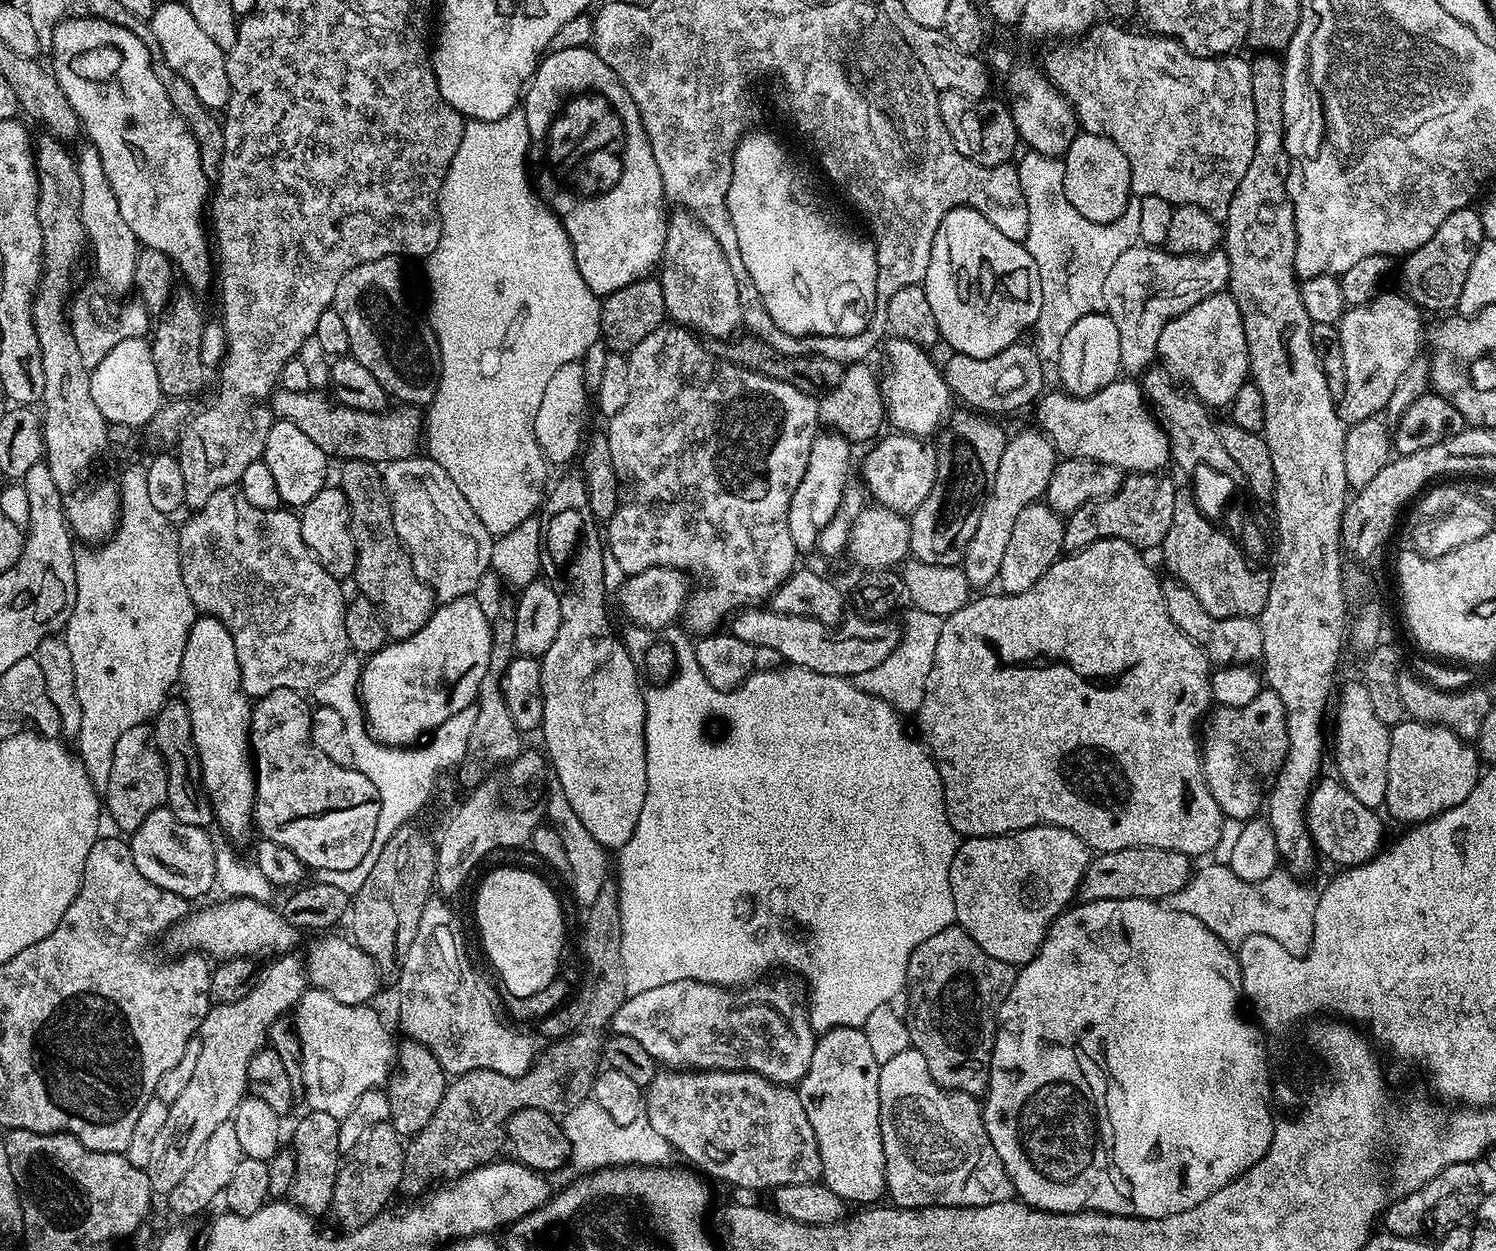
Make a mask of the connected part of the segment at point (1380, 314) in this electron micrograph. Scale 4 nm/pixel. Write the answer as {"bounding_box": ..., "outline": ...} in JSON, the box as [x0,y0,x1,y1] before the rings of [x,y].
{"bounding_box":[1338,290,1421,425],"outline":[[[1389,290],[1365,304],[1349,307],[1339,319],[1342,366],[1346,370],[1346,378],[1344,394],[1338,400],[1338,411],[1349,425],[1385,411],[1398,378],[1421,351],[1420,315],[1421,309],[1412,299]]]}

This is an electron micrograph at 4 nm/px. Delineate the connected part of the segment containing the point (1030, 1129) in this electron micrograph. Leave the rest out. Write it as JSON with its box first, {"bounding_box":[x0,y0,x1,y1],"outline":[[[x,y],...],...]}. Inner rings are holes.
{"bounding_box":[982,898,1272,1220],"outline":[[[1138,898],[1089,900],[1077,903],[1061,912],[1055,922],[1048,927],[1048,933],[1038,954],[1030,963],[1023,965],[1017,971],[1014,986],[1008,997],[1000,1003],[1000,1012],[996,1016],[996,1041],[992,1047],[992,1061],[988,1067],[988,1090],[982,1100],[982,1111],[986,1134],[990,1134],[990,1142],[994,1142],[994,1150],[998,1150],[998,1158],[1002,1160],[1002,1166],[1010,1178],[1013,1193],[1029,1208],[1041,1208],[1043,1212],[1109,1212],[1112,1216],[1136,1216],[1139,1220],[1157,1220],[1166,1218],[1170,1214],[1182,1214],[1182,1210],[1190,1210],[1190,1206],[1198,1206],[1198,1202],[1206,1202],[1206,1198],[1210,1198],[1214,1190],[1222,1190],[1222,1186],[1238,1179],[1242,1173],[1250,1170],[1250,1166],[1257,1164],[1267,1153],[1272,1141],[1272,1111],[1269,1108],[1270,1077],[1267,1074],[1267,1065],[1257,1056],[1258,1047],[1264,1042],[1261,1034],[1256,1033],[1257,1025],[1247,1024],[1240,1017],[1243,991],[1235,951],[1191,914],[1179,913],[1178,910],[1165,907],[1163,903],[1154,900]]]}

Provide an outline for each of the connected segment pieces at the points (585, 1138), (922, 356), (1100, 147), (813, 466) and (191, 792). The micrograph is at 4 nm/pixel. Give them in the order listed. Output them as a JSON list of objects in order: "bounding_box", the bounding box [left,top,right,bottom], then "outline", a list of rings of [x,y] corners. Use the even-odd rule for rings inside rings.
[{"bounding_box":[562,1102,670,1174],"outline":[[[585,1102],[573,1108],[563,1117],[562,1127],[566,1138],[572,1143],[570,1168],[576,1174],[591,1174],[601,1168],[613,1166],[660,1166],[670,1155],[666,1138],[650,1126],[647,1118],[630,1122],[630,1126],[618,1126],[602,1106],[595,1102]]]},{"bounding_box":[880,337,954,438],"outline":[[[889,337],[886,346],[888,366],[880,380],[886,416],[893,429],[921,438],[932,435],[953,413],[954,397],[943,376],[943,371],[932,362],[921,345],[900,337]]]},{"bounding_box":[1062,131,1133,221],"outline":[[[1081,131],[1077,133],[1062,159],[1064,199],[1069,207],[1094,221],[1112,220],[1126,210],[1133,195],[1130,162],[1110,138]]]},{"bounding_box":[790,430,853,554],"outline":[[[824,430],[814,438],[814,446],[810,446],[810,458],[806,462],[806,474],[802,474],[802,482],[798,482],[794,498],[790,498],[790,538],[794,538],[797,553],[804,554],[811,548],[815,549],[819,545],[822,530],[826,530],[826,526],[830,526],[838,514],[849,487],[848,471],[852,468],[852,448],[853,445],[841,432]]]},{"bounding_box":[150,698,213,829],"outline":[[[168,698],[161,706],[160,712],[150,724],[152,741],[164,759],[168,771],[168,802],[166,807],[182,822],[189,826],[207,829],[213,823],[212,803],[204,791],[204,780],[200,776],[200,759],[194,746],[190,710],[183,699]]]}]

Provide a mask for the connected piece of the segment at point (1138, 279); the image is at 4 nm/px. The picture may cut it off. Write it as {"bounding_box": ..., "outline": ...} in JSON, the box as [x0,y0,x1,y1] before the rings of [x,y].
{"bounding_box":[1104,246,1225,374],"outline":[[[1140,246],[1135,251],[1129,250],[1118,254],[1118,262],[1114,262],[1114,266],[1110,266],[1110,274],[1106,274],[1104,306],[1106,315],[1112,319],[1114,326],[1118,326],[1118,342],[1122,346],[1121,369],[1128,374],[1134,374],[1130,372],[1140,374],[1149,367],[1148,359],[1153,359],[1156,343],[1160,337],[1161,321],[1156,320],[1156,316],[1160,316],[1159,318],[1167,317],[1169,314],[1177,316],[1190,310],[1190,306],[1199,300],[1222,291],[1225,290],[1220,284],[1216,284],[1216,256],[1213,254],[1212,260],[1180,260],[1177,255],[1160,246]]]}

